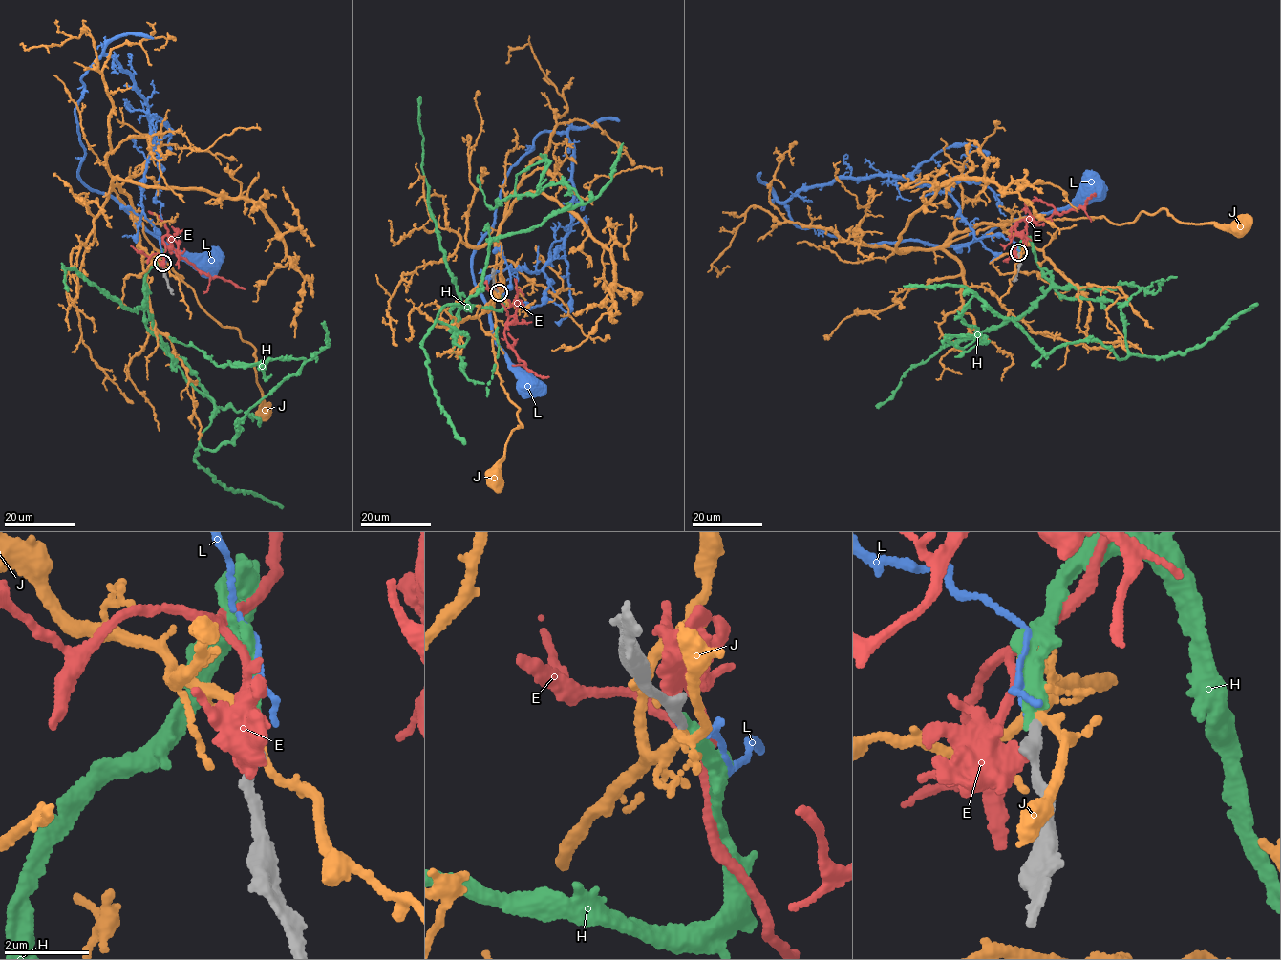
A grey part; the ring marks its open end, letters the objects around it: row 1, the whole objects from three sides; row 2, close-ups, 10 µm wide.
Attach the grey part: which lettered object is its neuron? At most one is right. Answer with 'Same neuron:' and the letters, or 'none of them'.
Same neuron: H

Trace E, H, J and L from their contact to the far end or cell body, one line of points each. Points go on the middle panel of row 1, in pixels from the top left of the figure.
E: (497, 291), (508, 316), (504, 332), (508, 346), (525, 367), (541, 376), (549, 376)
H: (499, 292), (451, 310), (454, 344), (436, 318), (493, 241), (581, 202), (515, 191), (546, 179)
J: (499, 292), (487, 310), (502, 285), (498, 250), (494, 352), (522, 426), (509, 434), (494, 478)
L: (499, 292), (570, 230), (565, 134), (510, 168), (471, 266), (528, 387)

